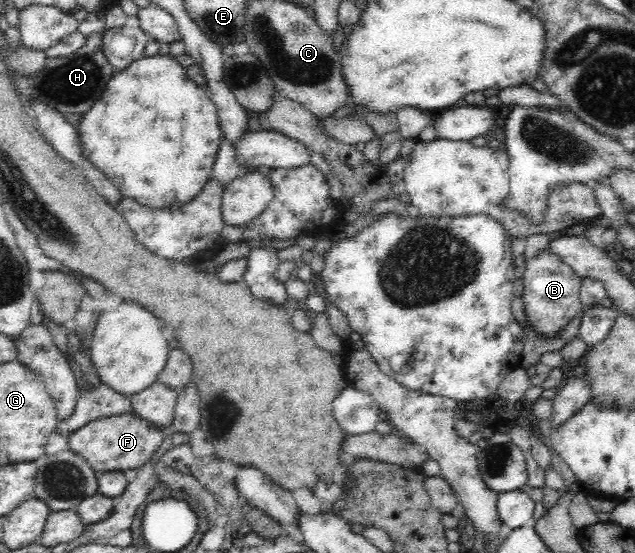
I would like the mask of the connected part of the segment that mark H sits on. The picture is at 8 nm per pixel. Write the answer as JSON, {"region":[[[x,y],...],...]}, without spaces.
{"region":[[[98,31],[85,36],[85,43],[68,56],[47,59],[46,68],[32,76],[34,83],[32,99],[40,100],[50,107],[54,107],[63,115],[84,114],[101,98],[106,90],[108,81],[114,76],[116,70],[106,60],[102,51],[102,38],[104,32]]]}

